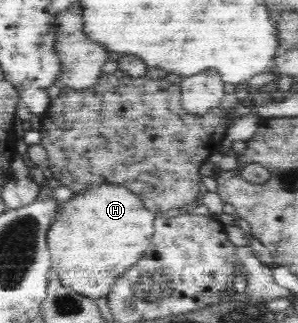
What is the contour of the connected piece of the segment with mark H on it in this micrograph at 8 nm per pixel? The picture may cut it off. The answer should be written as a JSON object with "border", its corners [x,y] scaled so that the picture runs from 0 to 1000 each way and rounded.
{"border":[[[346,570],[289,585],[255,598],[238,616],[205,625],[195,647],[208,647],[205,666],[168,697],[168,718],[158,721],[174,836],[198,851],[198,870],[211,885],[285,920],[315,929],[356,920],[393,858],[409,854],[426,833],[453,820],[510,755],[513,684],[527,666],[480,635],[466,607],[413,576]]]}

